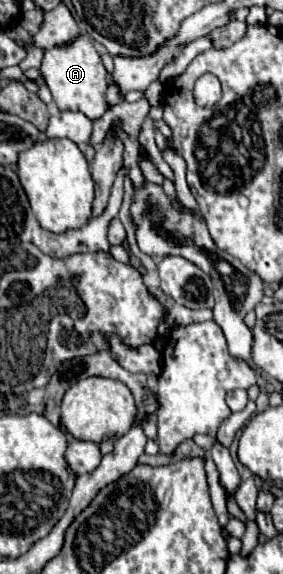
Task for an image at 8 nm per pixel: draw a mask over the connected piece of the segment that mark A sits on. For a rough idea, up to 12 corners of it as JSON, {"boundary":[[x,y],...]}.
{"boundary":[[79,34],[43,50],[39,72],[59,110],[97,120],[105,70]]}

